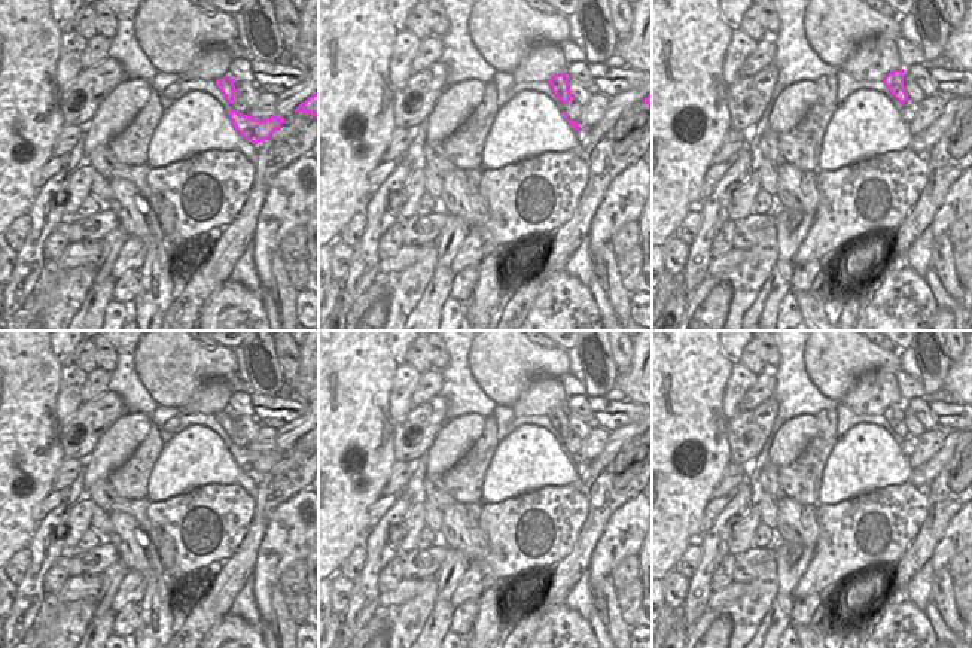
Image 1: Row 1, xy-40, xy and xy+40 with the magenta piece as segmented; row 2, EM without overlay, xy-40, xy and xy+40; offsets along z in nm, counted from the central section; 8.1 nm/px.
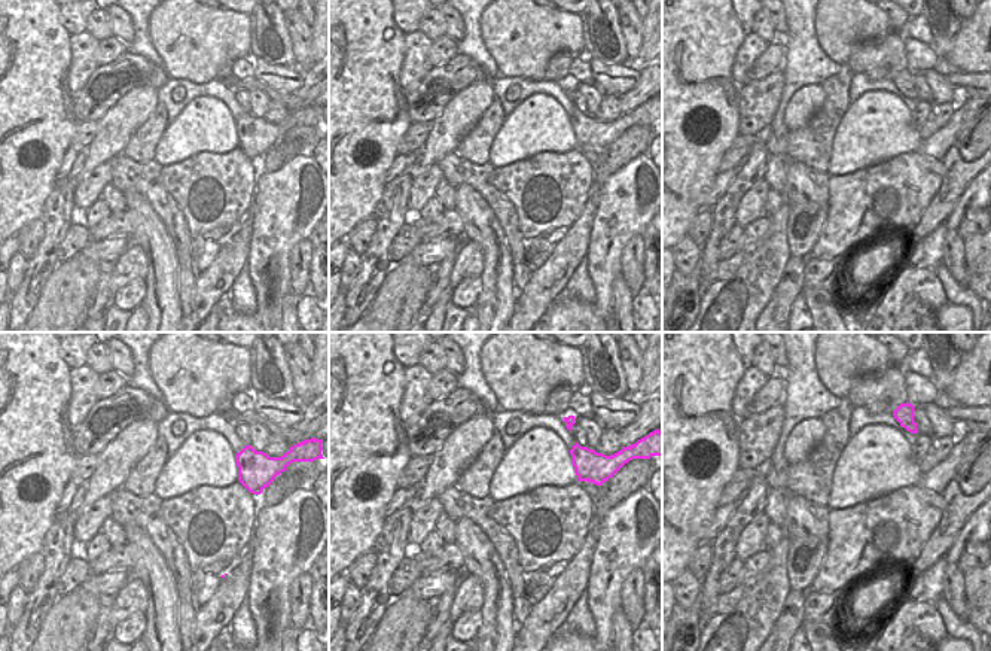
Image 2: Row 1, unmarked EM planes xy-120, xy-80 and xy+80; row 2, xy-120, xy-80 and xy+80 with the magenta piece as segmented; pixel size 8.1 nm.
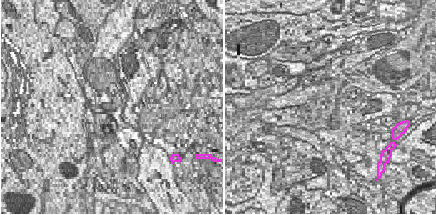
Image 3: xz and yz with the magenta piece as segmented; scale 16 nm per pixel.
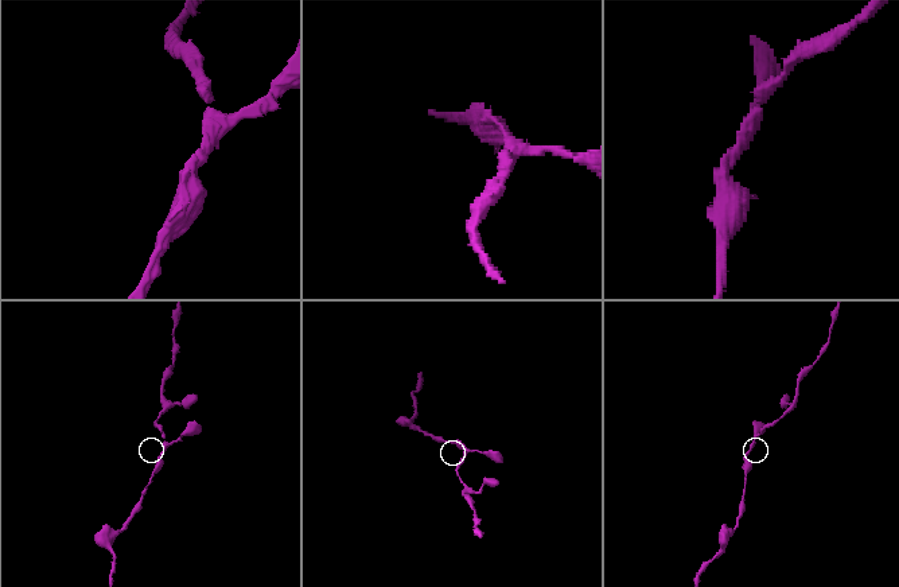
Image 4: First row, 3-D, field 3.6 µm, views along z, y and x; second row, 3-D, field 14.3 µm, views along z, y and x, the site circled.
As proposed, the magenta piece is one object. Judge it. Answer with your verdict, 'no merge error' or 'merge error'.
no merge error

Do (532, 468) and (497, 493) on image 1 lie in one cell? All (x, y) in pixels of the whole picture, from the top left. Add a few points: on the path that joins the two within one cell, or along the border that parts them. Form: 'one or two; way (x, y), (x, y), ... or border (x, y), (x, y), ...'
one; way (523, 468), (506, 484)

